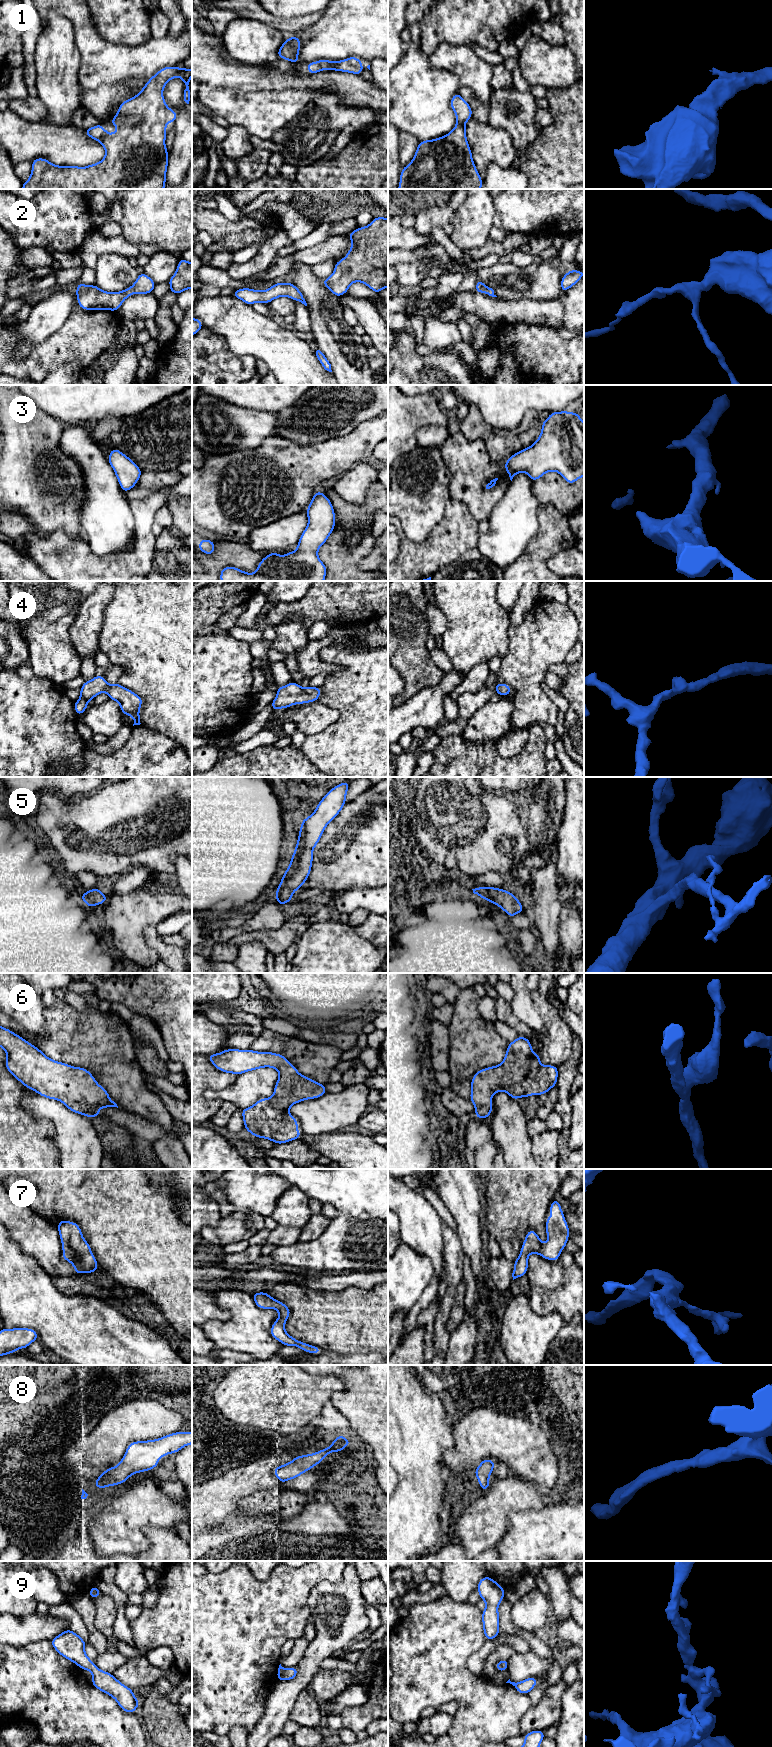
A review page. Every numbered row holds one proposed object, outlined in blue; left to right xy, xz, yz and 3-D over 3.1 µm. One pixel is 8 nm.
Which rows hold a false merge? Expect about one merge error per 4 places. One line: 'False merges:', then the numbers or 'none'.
False merges: none

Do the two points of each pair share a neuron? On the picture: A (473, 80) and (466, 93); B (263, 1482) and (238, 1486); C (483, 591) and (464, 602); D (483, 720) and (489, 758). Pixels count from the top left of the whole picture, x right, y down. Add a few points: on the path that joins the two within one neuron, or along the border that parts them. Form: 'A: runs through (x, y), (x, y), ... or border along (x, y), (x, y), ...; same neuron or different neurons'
A: border along (461, 85), (468, 88), (481, 102), (488, 102); different neurons
B: runs through (257, 1482), (244, 1482); same neuron
C: runs through (478, 591), (475, 591), (469, 597); same neuron
D: border along (463, 737), (467, 743), (484, 743), (493, 740); different neurons

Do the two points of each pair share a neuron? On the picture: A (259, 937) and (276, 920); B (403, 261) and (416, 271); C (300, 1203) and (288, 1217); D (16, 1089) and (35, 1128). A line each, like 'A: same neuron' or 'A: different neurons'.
A: different neurons
B: same neuron
C: same neuron
D: same neuron

